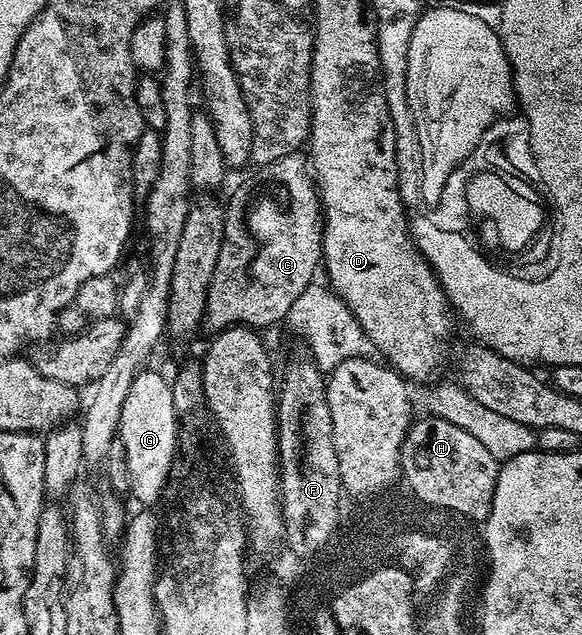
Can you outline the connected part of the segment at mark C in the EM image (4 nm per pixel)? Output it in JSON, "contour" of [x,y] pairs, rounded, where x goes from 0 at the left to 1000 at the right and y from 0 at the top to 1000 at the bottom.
{"contour":[[[521,236],[498,241],[491,247],[478,247],[478,254],[440,266],[433,276],[433,283],[416,290],[393,310],[392,320],[388,318],[385,326],[385,372],[381,373],[381,386],[375,392],[375,417],[368,417],[368,436],[361,443],[357,472],[351,488],[356,513],[364,513],[366,523],[376,524],[387,515],[411,515],[414,512],[448,518],[447,515],[467,515],[473,509],[486,510],[493,504],[498,480],[505,480],[505,474],[519,463],[519,455],[526,455],[526,449],[533,449],[545,438],[543,420],[546,427],[557,398],[557,335],[558,331],[550,323],[550,302],[536,274],[531,246]]]}

